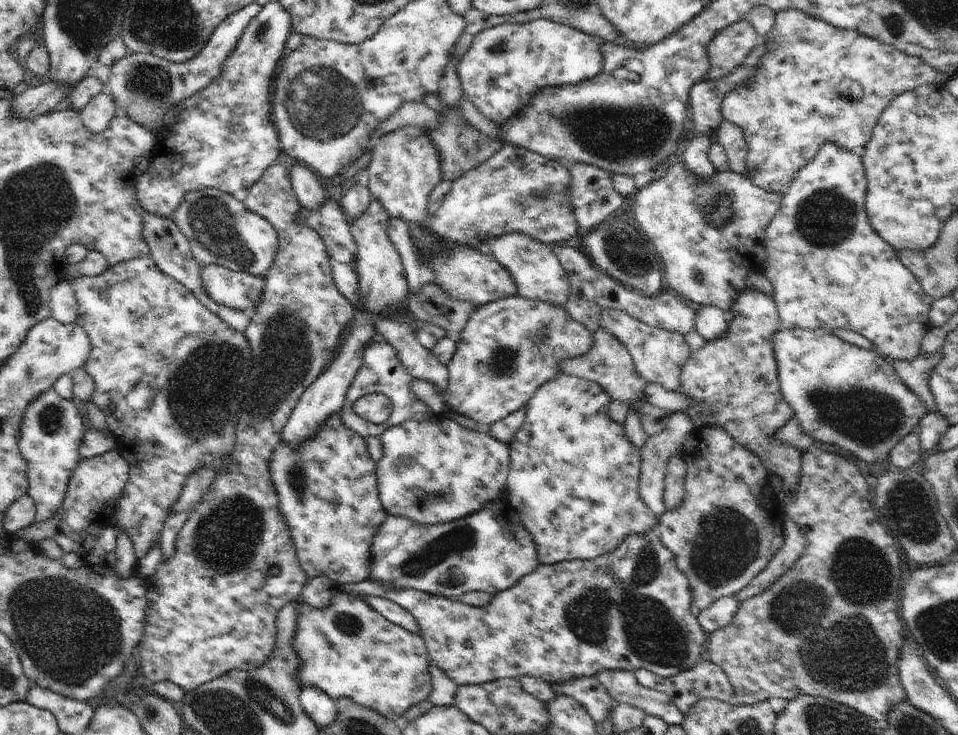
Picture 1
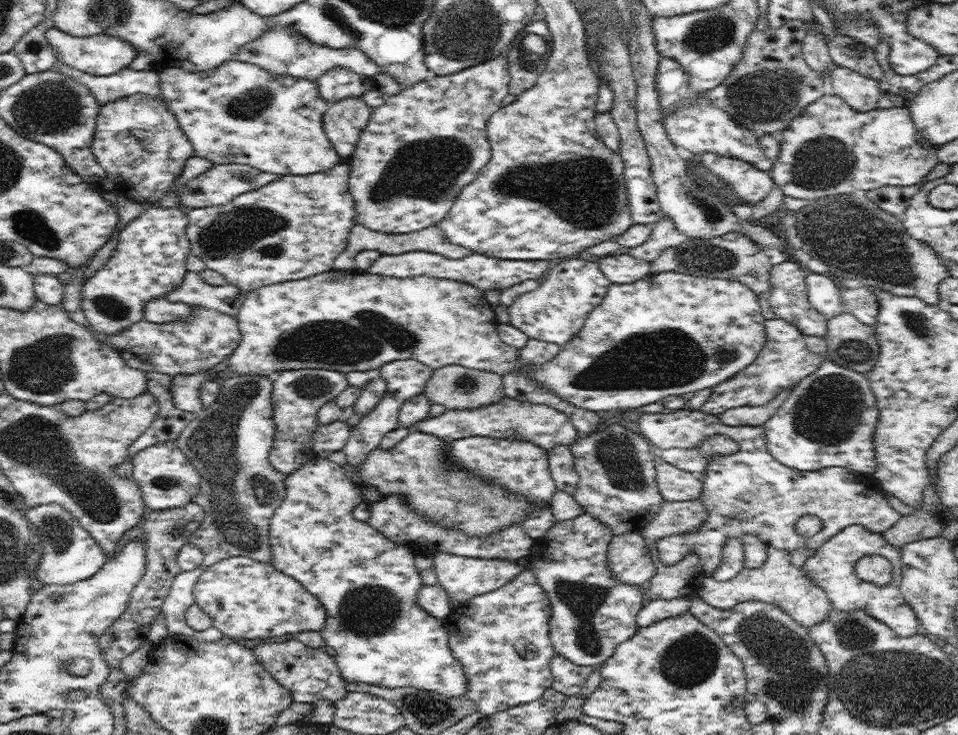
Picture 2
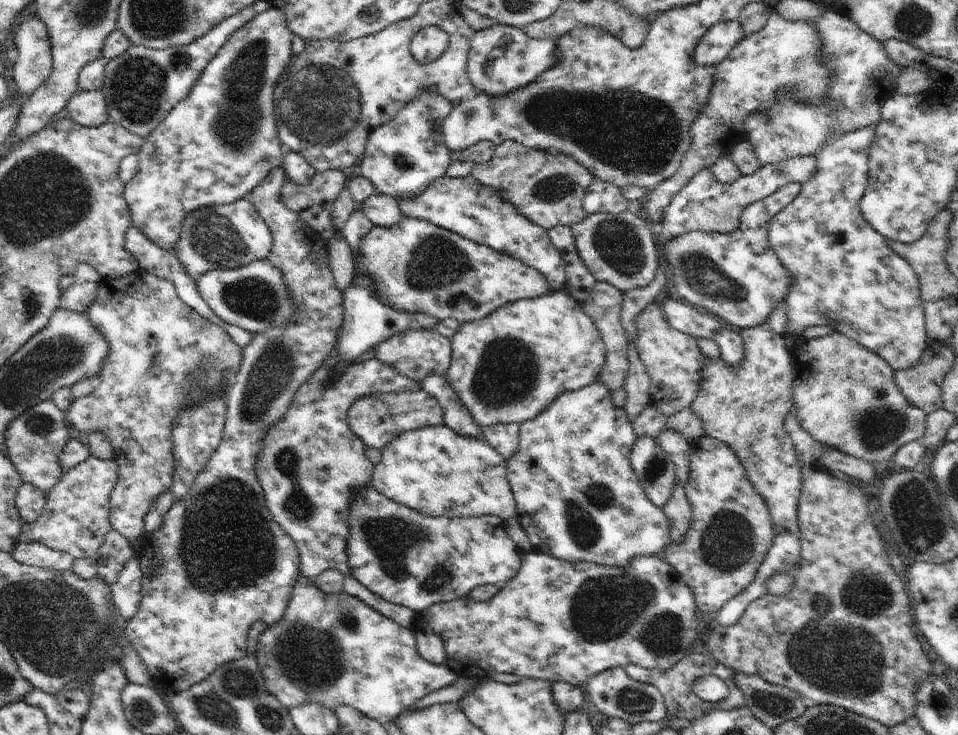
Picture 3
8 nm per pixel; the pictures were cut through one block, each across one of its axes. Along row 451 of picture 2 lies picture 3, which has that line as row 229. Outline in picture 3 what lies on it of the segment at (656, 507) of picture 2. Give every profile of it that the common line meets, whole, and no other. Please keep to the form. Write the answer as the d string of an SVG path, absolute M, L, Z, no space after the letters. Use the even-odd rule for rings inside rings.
M630 211L614 215L596 213L572 227L575 245L584 266L592 272L597 281L609 282L620 292L646 288L656 278L658 268L658 247L656 230L644 219Z

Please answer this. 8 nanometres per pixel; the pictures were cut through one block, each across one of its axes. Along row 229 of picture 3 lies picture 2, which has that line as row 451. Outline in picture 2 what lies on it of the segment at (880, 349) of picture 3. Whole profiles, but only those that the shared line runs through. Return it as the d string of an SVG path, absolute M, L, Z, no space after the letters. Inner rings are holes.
M826 358L818 370L792 388L784 404L766 421L767 449L791 469L842 467L872 473L876 469L872 435L880 418L876 401L867 373L844 368Z

